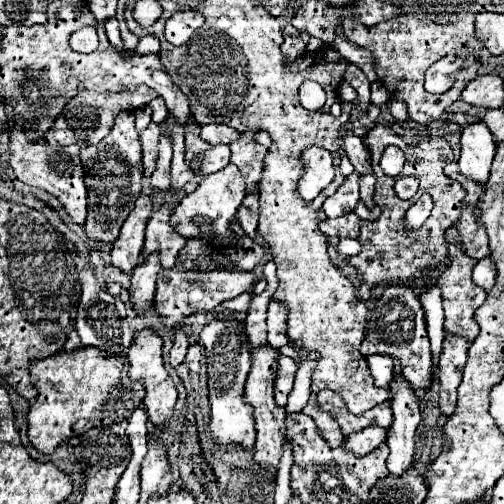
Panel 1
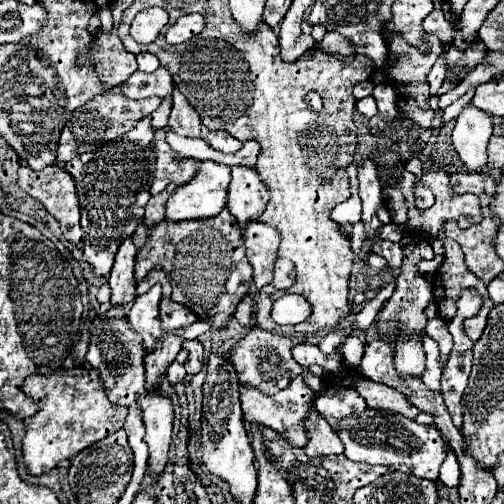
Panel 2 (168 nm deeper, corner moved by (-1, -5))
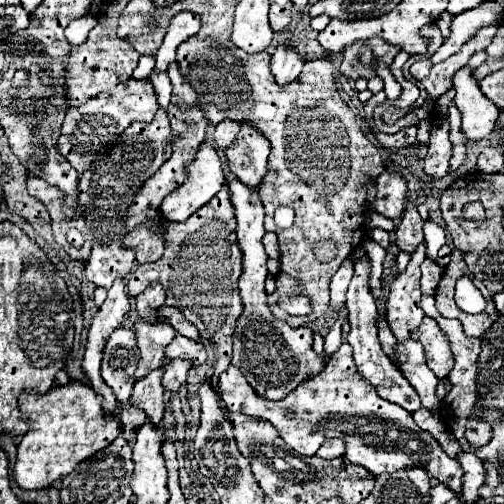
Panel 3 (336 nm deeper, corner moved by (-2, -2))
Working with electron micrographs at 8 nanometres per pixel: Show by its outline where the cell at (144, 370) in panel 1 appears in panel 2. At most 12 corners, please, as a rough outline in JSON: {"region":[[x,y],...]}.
{"region":[[160,391],[138,405],[150,451],[148,471],[168,461],[174,407]]}

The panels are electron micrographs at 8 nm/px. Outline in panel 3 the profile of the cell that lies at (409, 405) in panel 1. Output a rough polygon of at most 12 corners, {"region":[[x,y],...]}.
{"region":[[419,244],[407,270],[391,284],[385,318],[399,342],[419,330],[425,316]]}

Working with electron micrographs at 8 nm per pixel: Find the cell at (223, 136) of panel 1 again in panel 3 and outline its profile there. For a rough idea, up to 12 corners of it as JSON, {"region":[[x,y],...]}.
{"region":[[223,120],[215,126],[213,140],[223,150],[235,142],[239,124]]}

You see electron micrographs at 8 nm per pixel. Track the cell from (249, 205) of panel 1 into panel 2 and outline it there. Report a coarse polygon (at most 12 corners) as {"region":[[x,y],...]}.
{"region":[[266,223],[246,225],[246,257],[254,285],[272,281],[280,231]]}

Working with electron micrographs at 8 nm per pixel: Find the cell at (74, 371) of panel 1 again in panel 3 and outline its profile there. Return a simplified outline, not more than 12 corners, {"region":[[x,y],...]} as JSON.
{"region":[[79,380],[25,390],[13,474],[47,488],[121,432]]}

